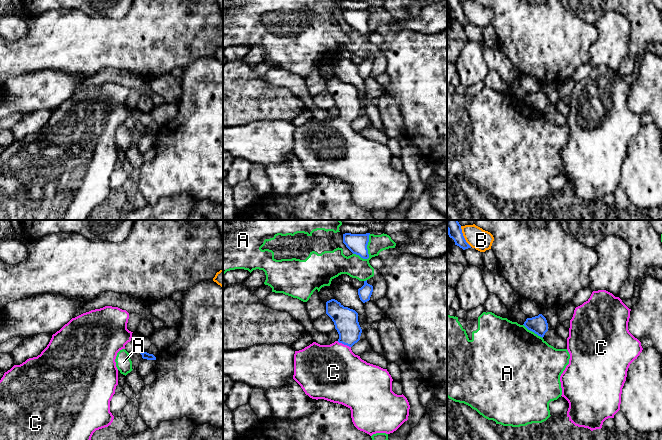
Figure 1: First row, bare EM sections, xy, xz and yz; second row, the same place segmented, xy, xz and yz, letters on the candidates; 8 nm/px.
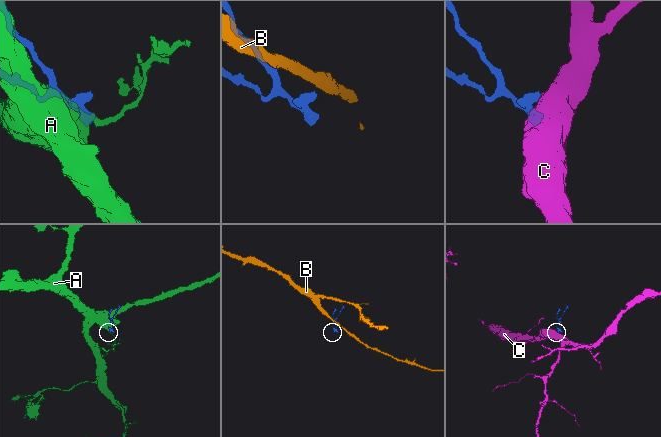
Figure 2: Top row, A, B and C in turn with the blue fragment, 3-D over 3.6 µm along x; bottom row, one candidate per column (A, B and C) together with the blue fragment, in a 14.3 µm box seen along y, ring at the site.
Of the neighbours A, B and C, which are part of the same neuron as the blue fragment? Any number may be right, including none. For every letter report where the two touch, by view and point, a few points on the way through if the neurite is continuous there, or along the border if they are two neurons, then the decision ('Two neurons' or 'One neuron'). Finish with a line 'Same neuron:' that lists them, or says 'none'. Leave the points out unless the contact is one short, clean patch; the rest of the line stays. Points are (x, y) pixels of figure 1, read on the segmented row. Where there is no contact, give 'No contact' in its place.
A: Touches blue at xz (367, 253). Two neurons
B: Touches blue at yz (463, 236). Boundary: yz (460, 226), (464, 239), (471, 246). Two neurons
C: Touches blue at xz (344, 344). Path across: xz (346, 323), (344, 344), (338, 355), (333, 372). One neuron
Same neuron: C

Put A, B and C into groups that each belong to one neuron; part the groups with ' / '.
A / B / C

